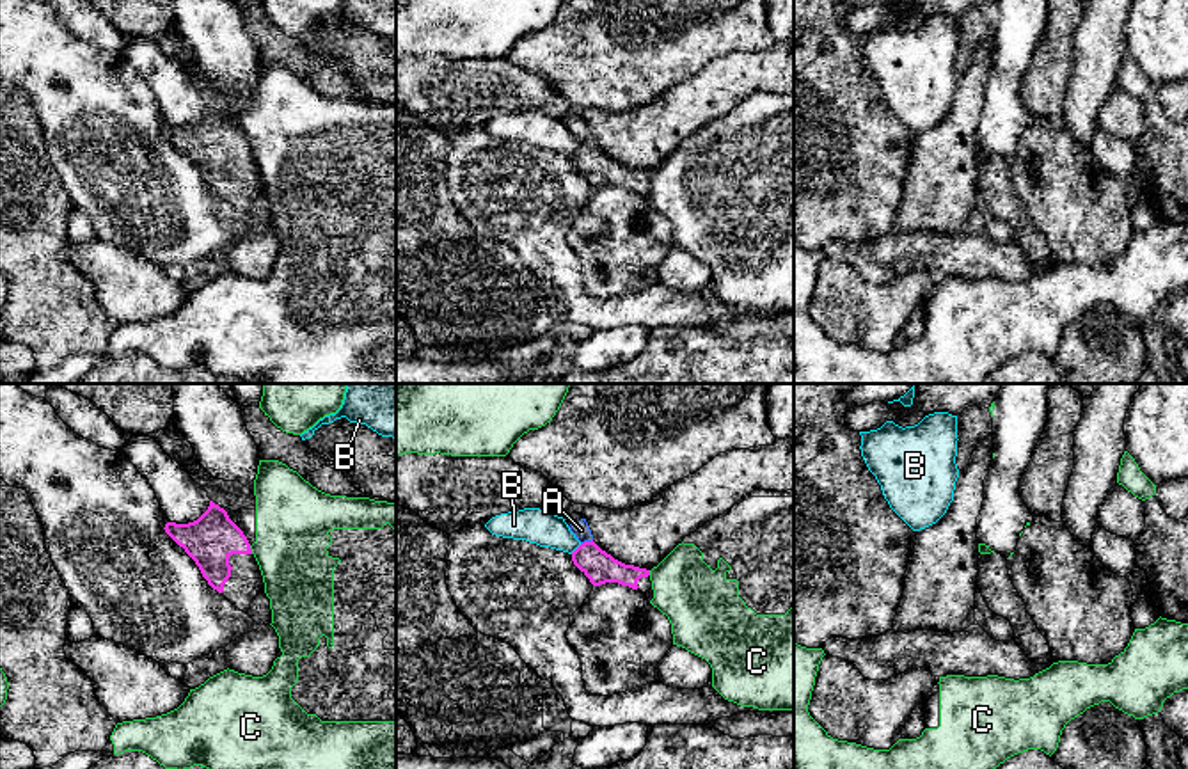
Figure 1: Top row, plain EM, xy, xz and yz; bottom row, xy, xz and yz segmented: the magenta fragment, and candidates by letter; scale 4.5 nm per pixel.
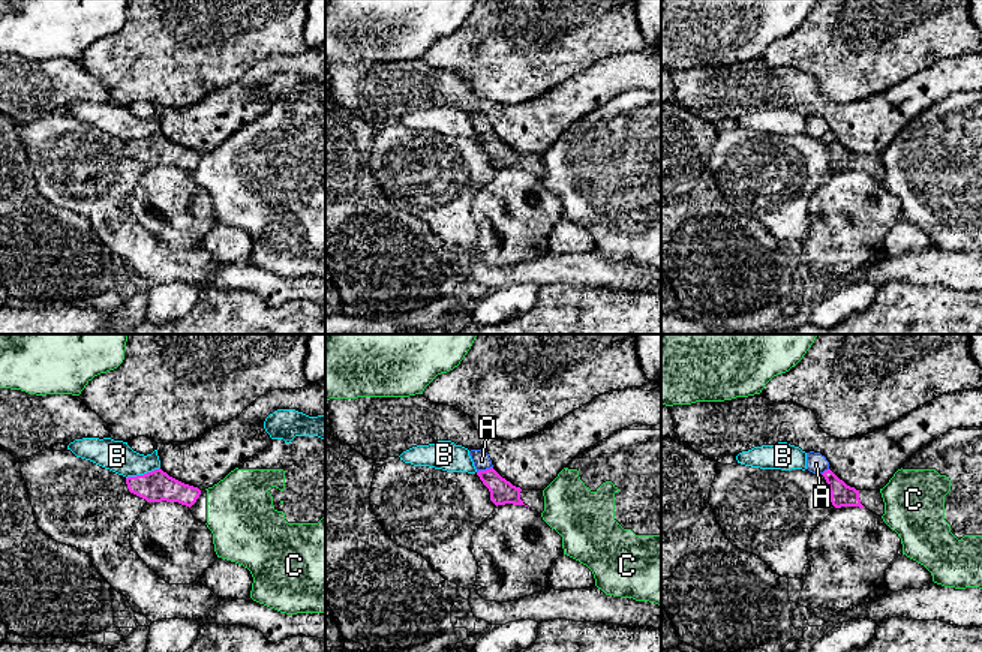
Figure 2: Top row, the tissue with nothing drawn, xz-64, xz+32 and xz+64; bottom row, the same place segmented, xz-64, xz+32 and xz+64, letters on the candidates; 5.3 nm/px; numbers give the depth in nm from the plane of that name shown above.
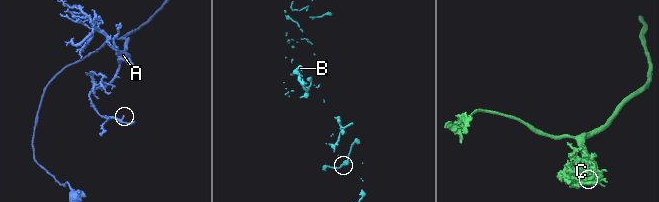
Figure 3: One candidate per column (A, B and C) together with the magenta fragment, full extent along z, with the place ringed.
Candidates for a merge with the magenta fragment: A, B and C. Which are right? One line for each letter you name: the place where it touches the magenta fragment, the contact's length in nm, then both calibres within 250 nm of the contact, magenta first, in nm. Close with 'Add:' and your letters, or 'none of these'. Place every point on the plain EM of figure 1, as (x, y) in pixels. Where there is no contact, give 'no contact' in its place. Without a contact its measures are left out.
Add: none of these

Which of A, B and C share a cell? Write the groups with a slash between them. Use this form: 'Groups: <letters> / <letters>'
Groups: A / B / C

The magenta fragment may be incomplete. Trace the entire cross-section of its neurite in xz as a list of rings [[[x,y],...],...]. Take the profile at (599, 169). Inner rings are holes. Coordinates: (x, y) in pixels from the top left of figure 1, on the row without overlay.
[[[593,142],[581,146],[572,155],[574,167],[590,181],[593,188],[618,185],[646,195],[652,190],[650,172],[625,167],[602,153]]]

